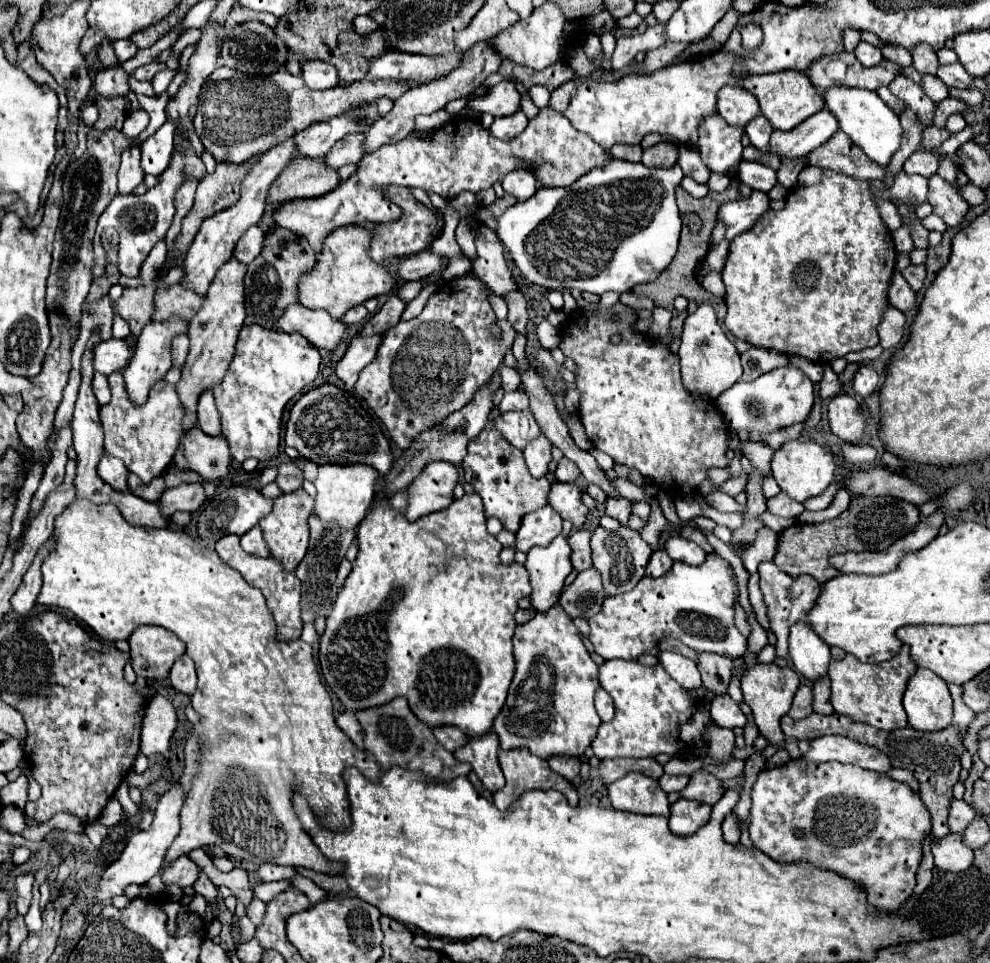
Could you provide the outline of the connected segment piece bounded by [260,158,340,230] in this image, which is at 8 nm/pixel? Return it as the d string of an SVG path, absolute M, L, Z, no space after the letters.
M298 158L296 162L290 162L268 190L266 212L260 220L260 228L274 228L274 208L284 202L322 196L324 192L336 188L338 182L338 172L326 170L320 158Z

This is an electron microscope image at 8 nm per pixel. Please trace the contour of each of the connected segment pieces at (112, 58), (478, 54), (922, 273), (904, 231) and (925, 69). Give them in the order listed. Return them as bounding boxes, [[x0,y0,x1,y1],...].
[[100,40,118,66],[364,40,502,154],[902,266,926,292],[892,224,914,256],[912,44,938,74]]

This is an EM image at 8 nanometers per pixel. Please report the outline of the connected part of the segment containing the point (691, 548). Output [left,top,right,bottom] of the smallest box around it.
[666,536,706,566]

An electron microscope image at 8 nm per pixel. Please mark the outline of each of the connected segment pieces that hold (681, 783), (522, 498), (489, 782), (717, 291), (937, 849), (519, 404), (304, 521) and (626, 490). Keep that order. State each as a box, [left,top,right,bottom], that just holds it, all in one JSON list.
[[658,774,690,792],[462,426,552,534],[454,734,504,792],[702,272,724,296],[932,834,974,872],[498,388,528,414],[260,488,312,572],[612,477,651,503]]

